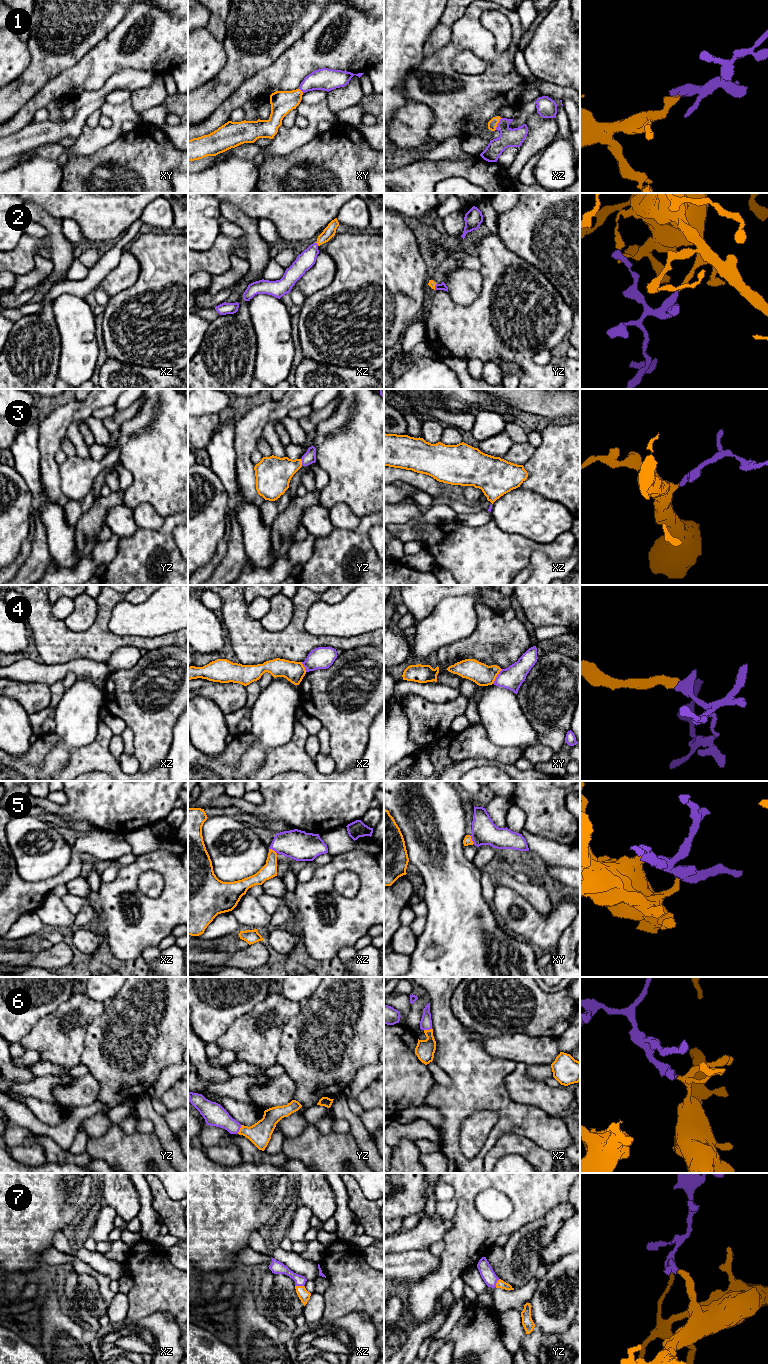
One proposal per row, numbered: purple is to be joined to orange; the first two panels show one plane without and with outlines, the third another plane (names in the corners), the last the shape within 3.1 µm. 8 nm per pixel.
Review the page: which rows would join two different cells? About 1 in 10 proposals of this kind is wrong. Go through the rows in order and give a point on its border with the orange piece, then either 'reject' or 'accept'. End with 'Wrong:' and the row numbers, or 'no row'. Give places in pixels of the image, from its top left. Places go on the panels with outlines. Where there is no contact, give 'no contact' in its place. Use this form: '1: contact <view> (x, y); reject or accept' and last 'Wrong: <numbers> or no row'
1: contact xz (497, 123); accept
2: contact xz (317, 243); accept
3: contact yz (301, 462); accept
4: contact xy (496, 676); reject
5: contact xy (471, 839); accept
6: contact yz (240, 1129); accept
7: contact xz (299, 1286); accept
Wrong: 4

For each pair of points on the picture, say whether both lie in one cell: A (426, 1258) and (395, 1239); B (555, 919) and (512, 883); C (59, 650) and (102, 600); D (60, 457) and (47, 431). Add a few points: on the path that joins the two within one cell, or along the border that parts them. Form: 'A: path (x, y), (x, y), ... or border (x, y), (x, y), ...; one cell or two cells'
A: border (428, 1249), (410, 1249), (394, 1253); two cells
B: border (528, 901), (544, 915), (551, 910); two cells
C: path (75, 644), (80, 644), (101, 623), (102, 616); one cell
D: border (60, 448), (55, 455), (55, 461), (58, 464); two cells

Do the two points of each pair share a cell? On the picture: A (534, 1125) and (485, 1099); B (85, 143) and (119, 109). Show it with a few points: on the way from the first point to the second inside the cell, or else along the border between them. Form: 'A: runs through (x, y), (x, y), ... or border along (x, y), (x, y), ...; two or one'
A: runs through (522, 1119), (516, 1118), (497, 1099); one
B: runs through (97, 137), (105, 136), (117, 124), (117, 121); one

